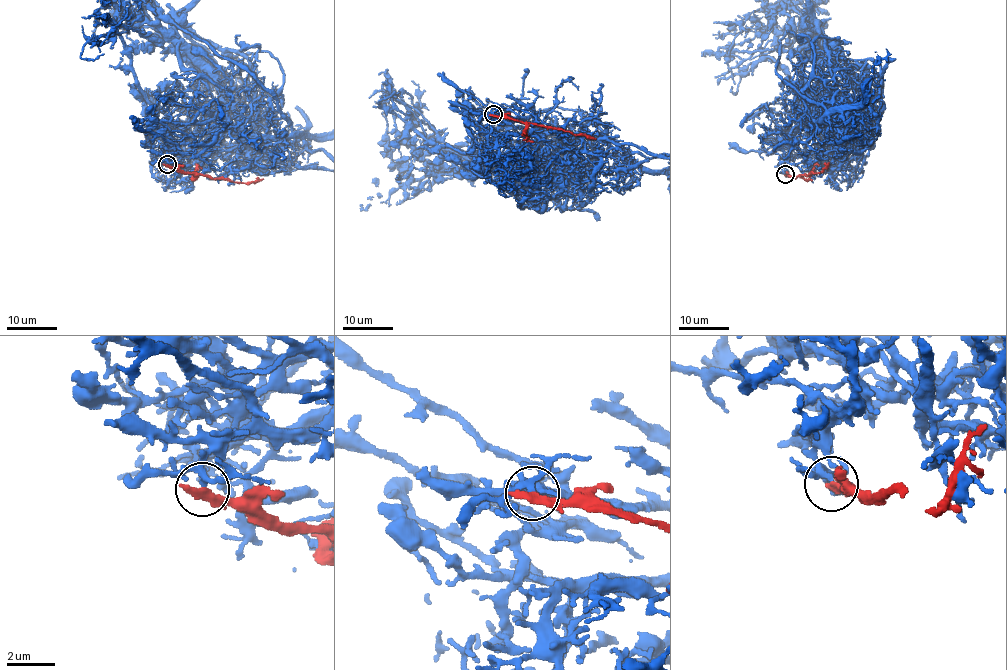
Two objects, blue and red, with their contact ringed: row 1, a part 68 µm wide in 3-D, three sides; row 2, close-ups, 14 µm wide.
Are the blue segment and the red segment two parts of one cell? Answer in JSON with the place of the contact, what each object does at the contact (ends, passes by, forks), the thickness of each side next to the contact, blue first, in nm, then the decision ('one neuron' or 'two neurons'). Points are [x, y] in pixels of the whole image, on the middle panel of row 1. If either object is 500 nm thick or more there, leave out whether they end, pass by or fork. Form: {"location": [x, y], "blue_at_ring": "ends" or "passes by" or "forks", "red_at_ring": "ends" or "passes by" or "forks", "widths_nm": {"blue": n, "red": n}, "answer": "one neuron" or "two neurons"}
{"location": [493, 114], "blue_at_ring": "forks", "red_at_ring": "ends", "widths_nm": {"blue": 190, "red": 360}, "answer": "two neurons"}

